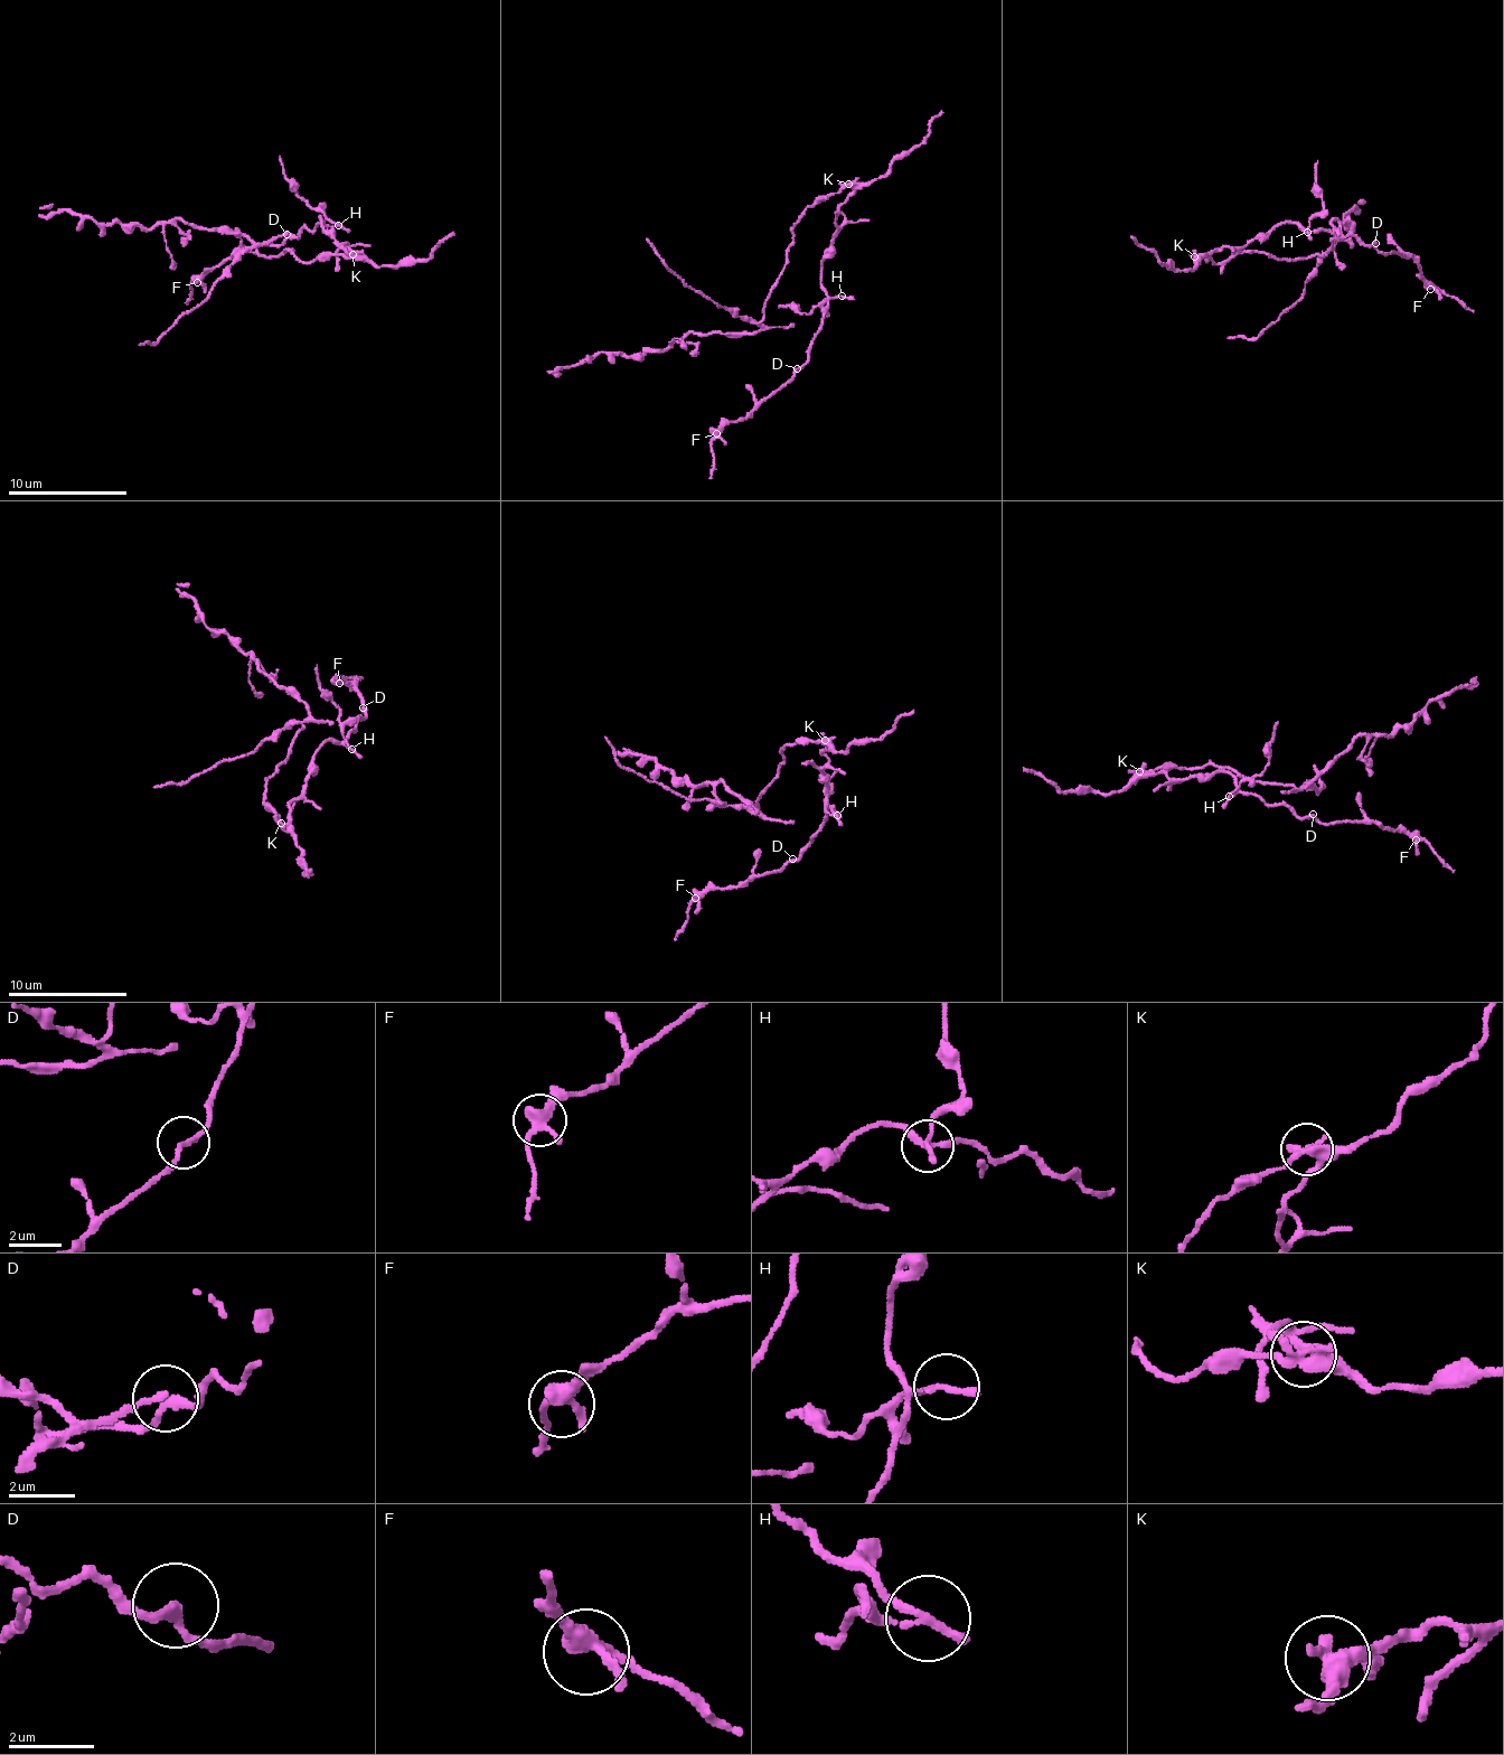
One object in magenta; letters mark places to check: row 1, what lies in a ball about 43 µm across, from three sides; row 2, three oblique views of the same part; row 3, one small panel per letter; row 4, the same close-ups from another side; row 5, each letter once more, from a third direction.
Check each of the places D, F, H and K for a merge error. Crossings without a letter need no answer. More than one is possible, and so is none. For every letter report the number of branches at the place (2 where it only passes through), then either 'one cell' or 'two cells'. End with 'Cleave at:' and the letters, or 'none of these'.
D: 2 branches meet; one cell
F: 3 branches meet; one cell
H: 2 branches meet; two cells
K: 3 branches meet; two cells
Cleave at: H, K

